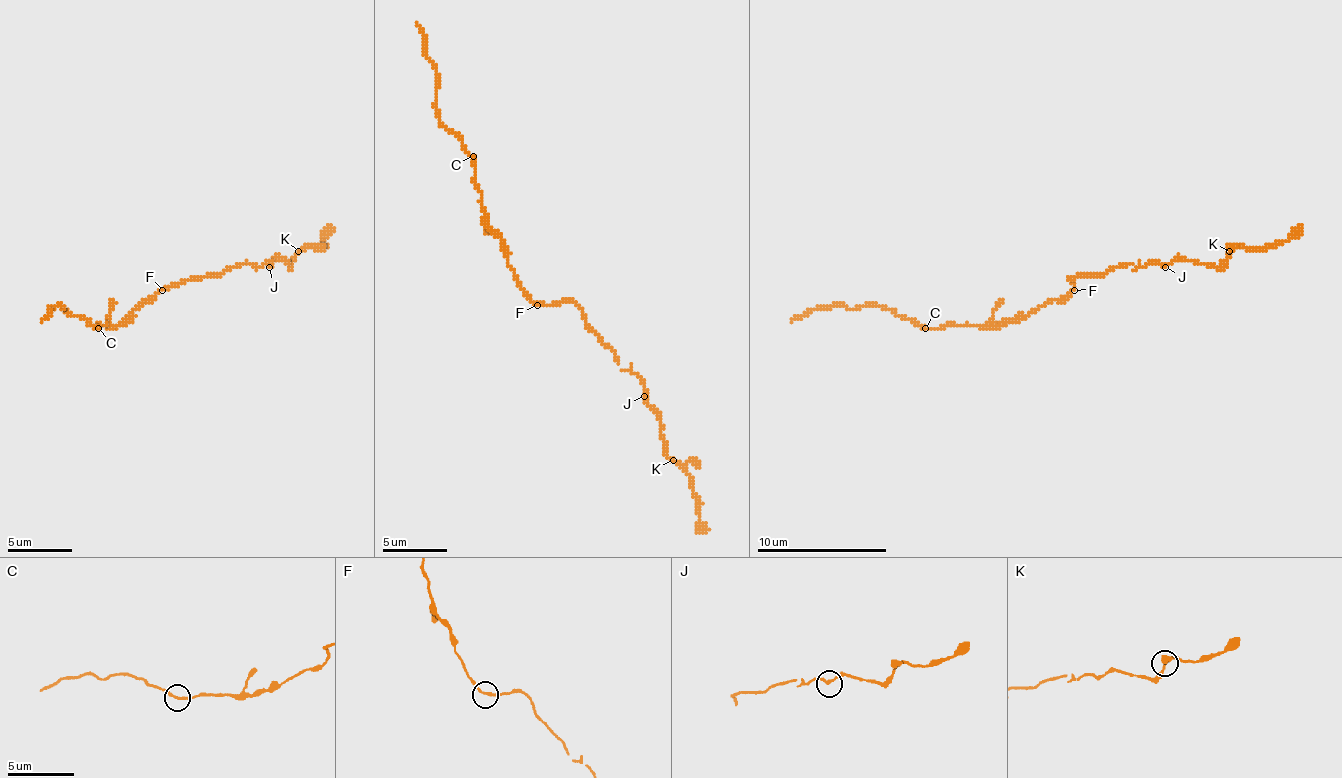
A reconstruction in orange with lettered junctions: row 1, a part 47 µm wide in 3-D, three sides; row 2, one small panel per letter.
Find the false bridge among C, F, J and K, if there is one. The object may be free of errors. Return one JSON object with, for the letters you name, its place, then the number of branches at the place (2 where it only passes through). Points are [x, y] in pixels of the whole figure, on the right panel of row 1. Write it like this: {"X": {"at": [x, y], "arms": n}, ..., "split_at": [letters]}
{"split_at": []}

